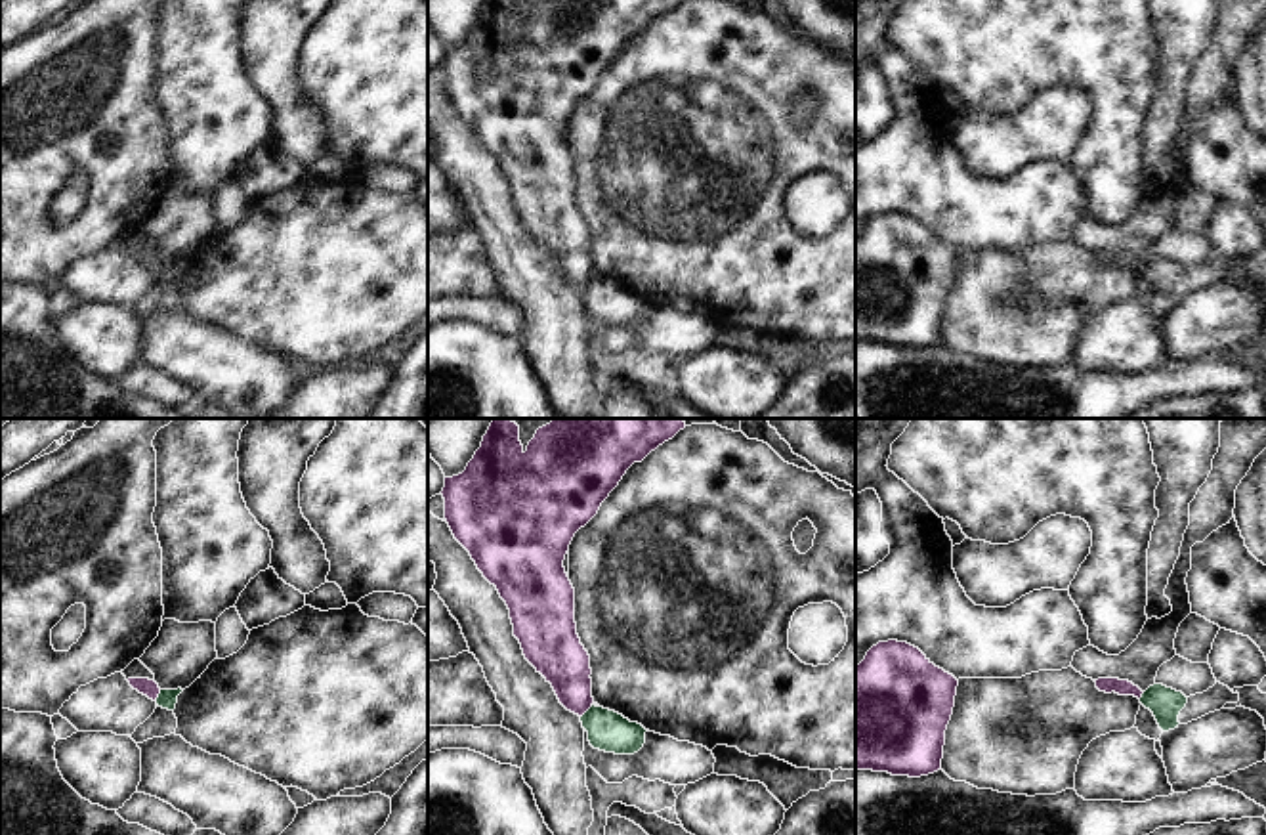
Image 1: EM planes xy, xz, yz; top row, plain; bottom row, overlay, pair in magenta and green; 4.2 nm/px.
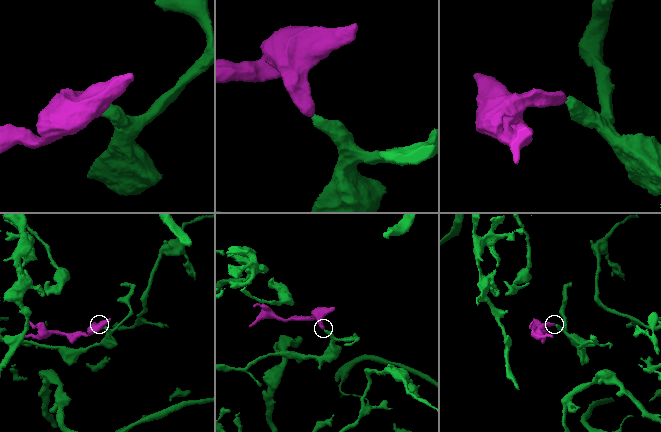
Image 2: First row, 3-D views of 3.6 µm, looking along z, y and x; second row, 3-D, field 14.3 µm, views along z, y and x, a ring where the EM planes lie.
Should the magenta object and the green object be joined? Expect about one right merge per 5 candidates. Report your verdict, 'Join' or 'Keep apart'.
Keep apart

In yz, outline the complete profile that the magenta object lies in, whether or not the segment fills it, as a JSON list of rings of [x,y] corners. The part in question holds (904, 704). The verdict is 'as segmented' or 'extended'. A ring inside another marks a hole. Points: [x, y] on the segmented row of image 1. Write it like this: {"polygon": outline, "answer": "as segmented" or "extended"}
{"polygon": [[[907,642],[873,646],[855,667],[855,770],[909,778],[941,770],[957,686]]], "answer": "as segmented"}

